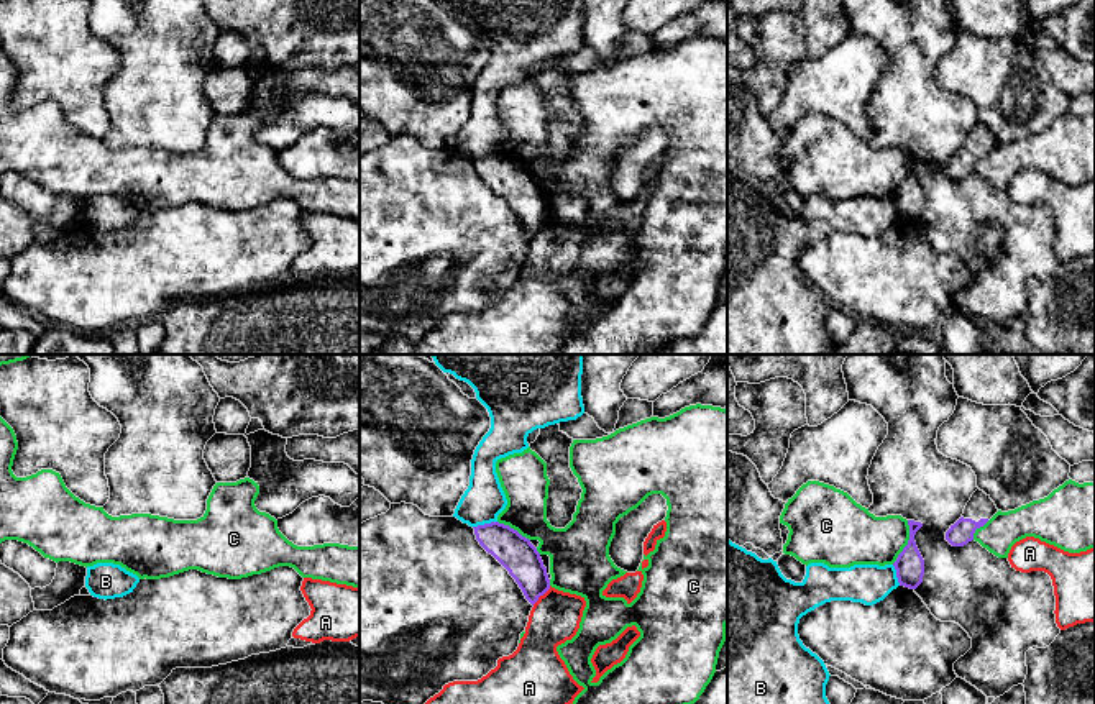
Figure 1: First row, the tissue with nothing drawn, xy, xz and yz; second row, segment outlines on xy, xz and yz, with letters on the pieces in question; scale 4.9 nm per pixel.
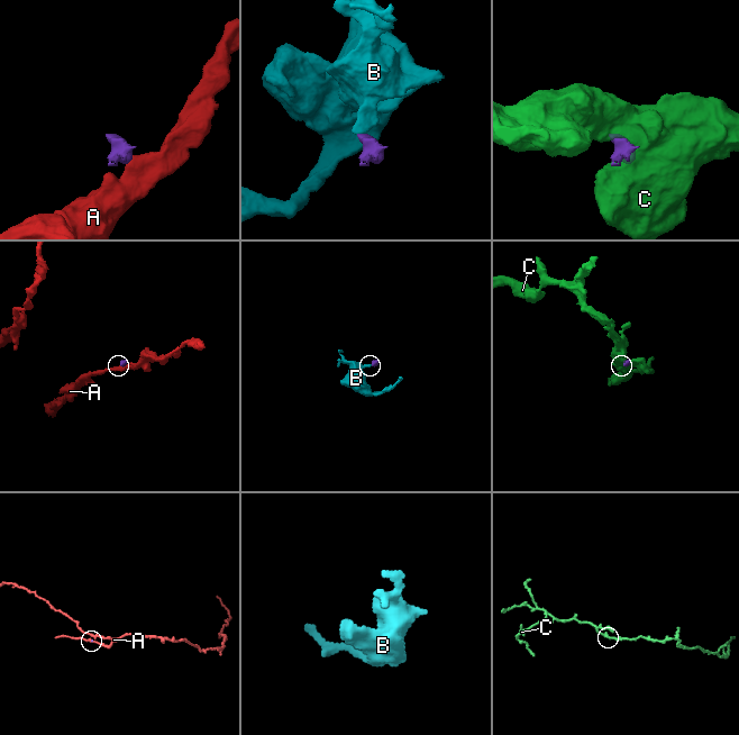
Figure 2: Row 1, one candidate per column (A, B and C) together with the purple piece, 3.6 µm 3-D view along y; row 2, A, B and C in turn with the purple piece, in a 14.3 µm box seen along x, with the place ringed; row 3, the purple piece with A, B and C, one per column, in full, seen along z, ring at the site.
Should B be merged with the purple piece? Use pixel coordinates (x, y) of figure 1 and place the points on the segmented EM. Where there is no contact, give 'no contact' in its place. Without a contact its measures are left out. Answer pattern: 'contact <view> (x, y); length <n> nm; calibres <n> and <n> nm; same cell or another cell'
contact xz (485, 524); length 120 nm; calibres 180 and 200 nm; another cell

